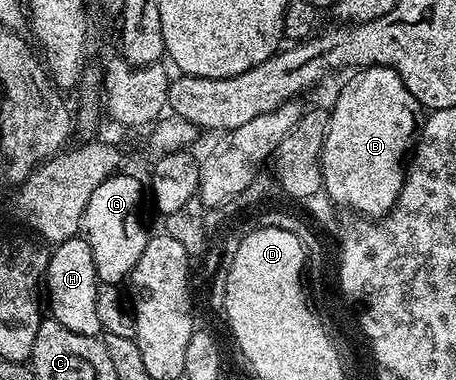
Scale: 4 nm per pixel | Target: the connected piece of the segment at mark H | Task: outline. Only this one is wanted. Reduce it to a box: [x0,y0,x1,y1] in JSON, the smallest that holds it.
[43,237,102,338]

